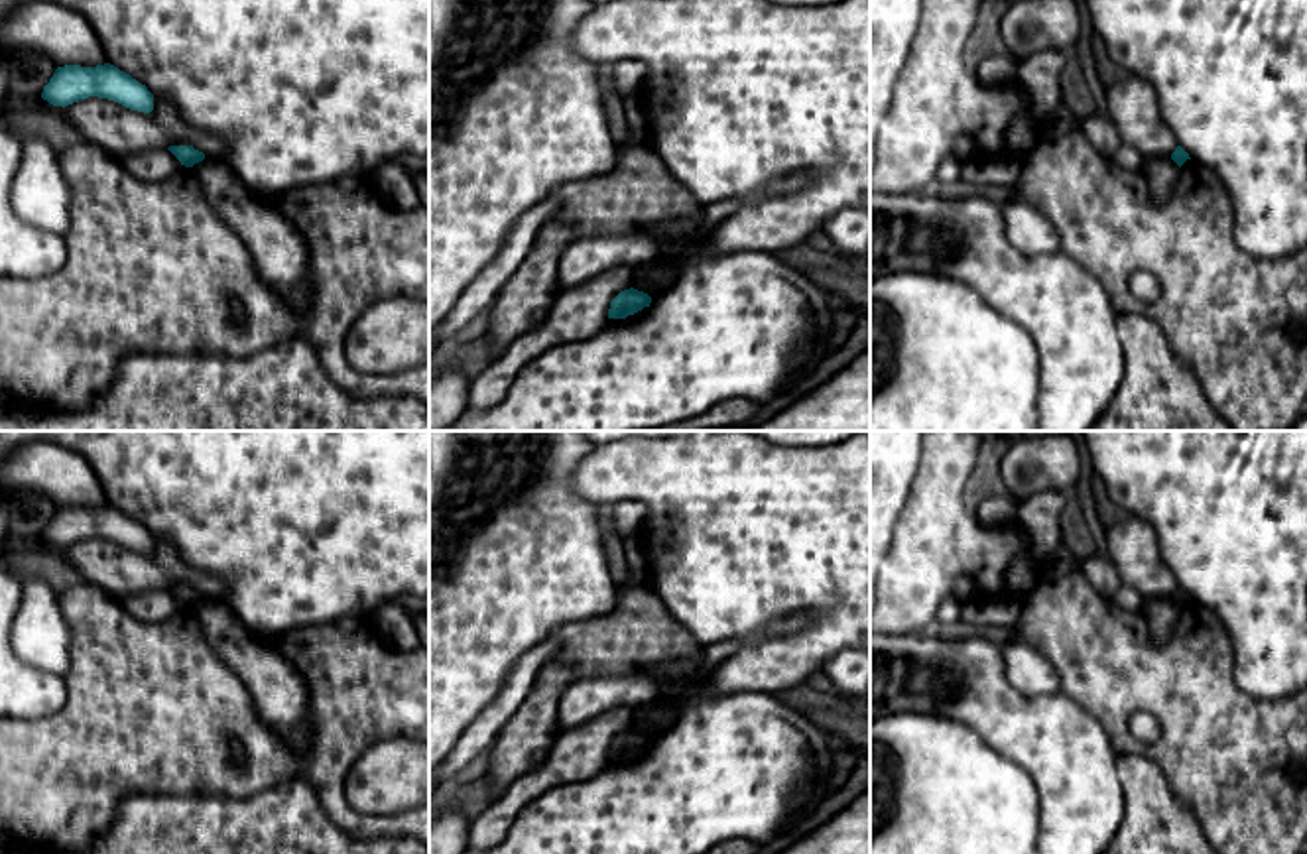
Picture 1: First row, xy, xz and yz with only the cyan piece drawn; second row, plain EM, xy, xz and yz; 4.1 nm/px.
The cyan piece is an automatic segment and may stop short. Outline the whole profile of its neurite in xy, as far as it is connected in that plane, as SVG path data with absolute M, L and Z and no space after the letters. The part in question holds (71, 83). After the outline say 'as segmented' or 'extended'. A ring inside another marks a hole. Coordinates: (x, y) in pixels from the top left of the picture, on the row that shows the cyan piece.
M110 63L57 67L41 92L43 100L63 108L89 96L108 98L144 114L154 110L154 94L148 87Z; as segmented

